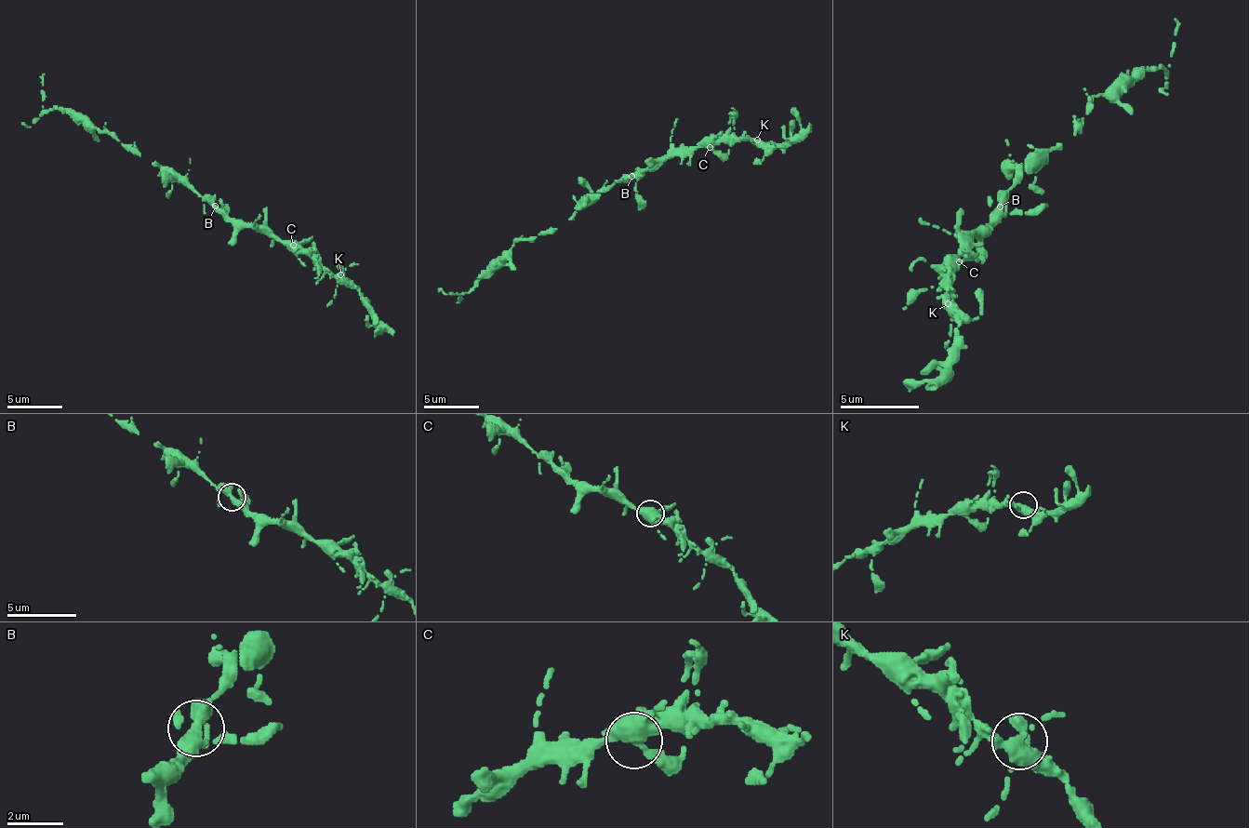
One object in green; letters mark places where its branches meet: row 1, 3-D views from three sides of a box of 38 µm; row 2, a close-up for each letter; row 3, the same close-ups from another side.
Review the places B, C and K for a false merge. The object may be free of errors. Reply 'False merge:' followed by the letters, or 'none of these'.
False merge: none of these

